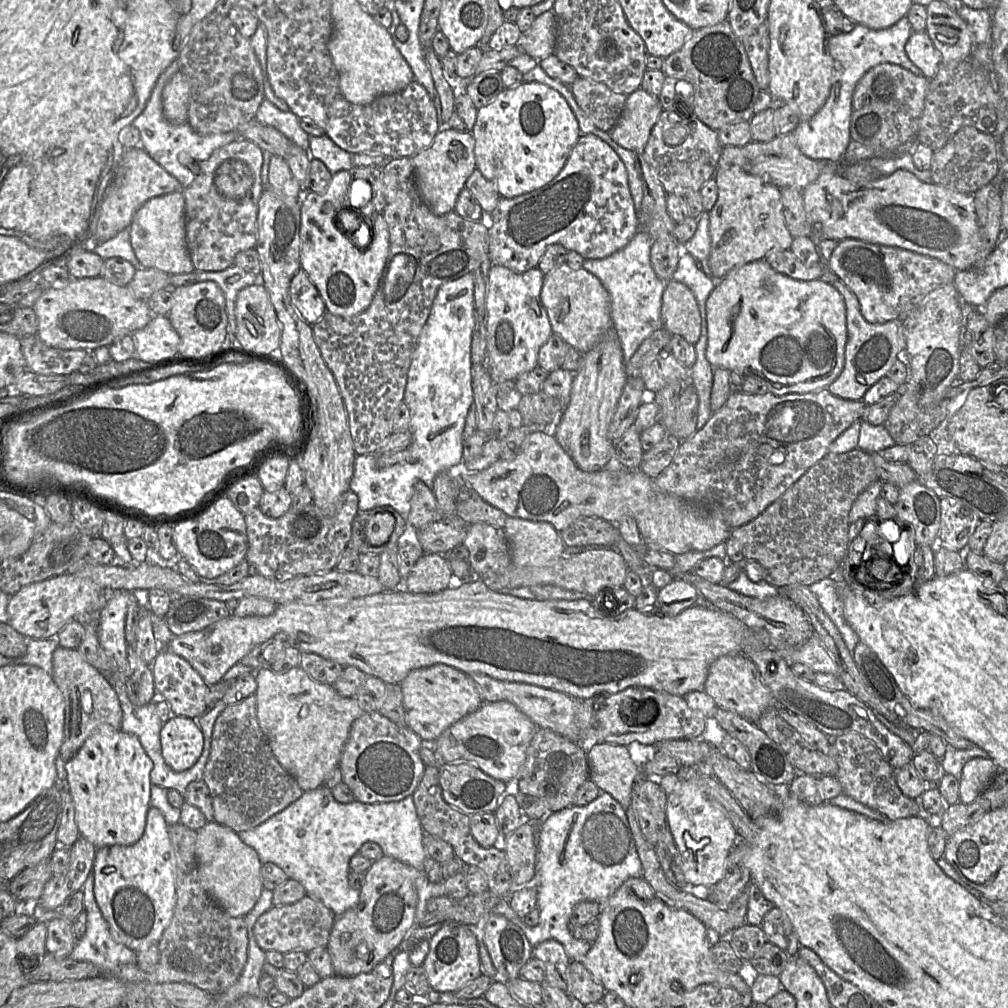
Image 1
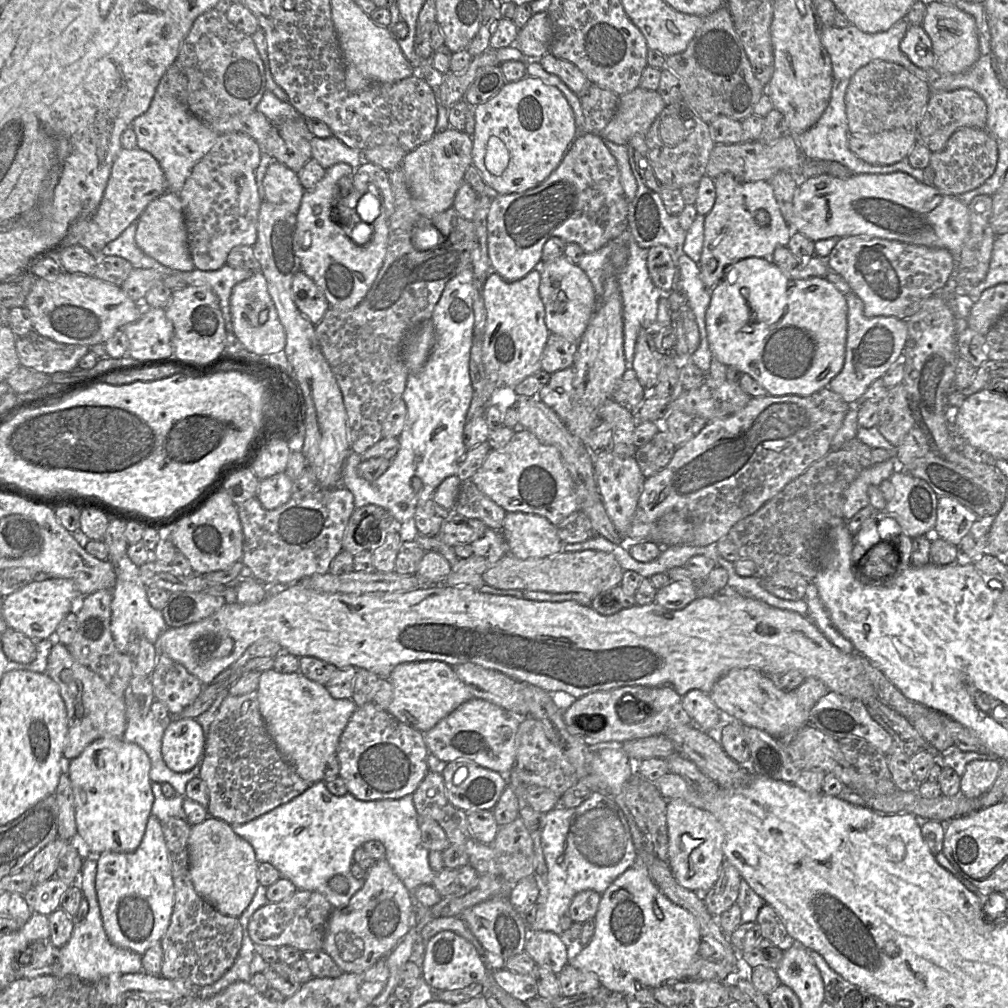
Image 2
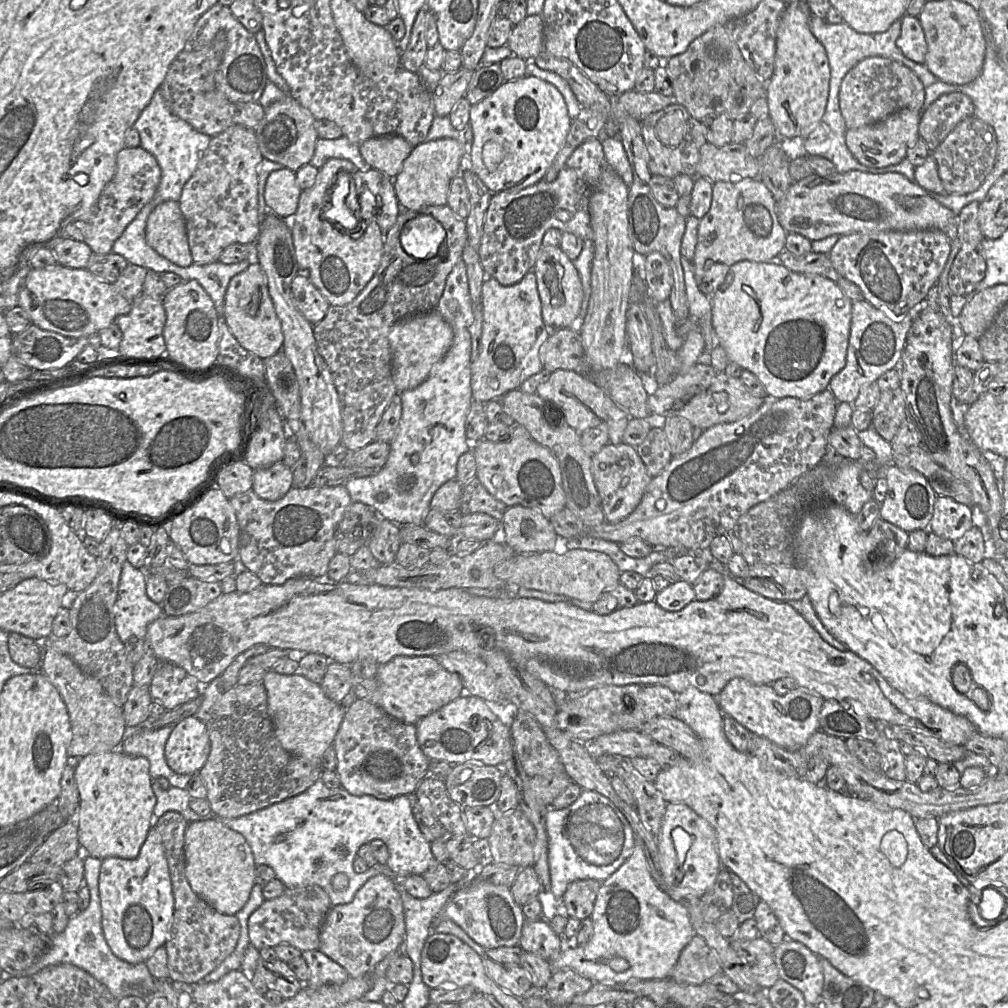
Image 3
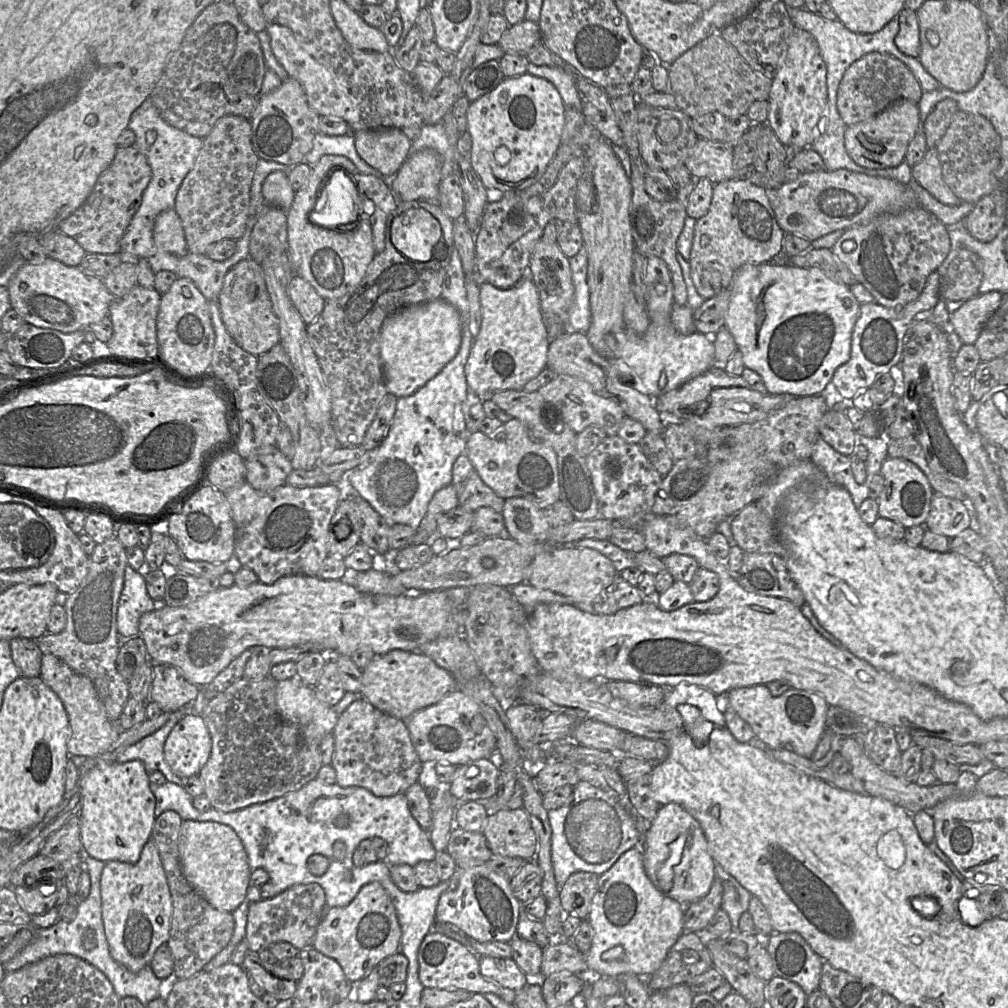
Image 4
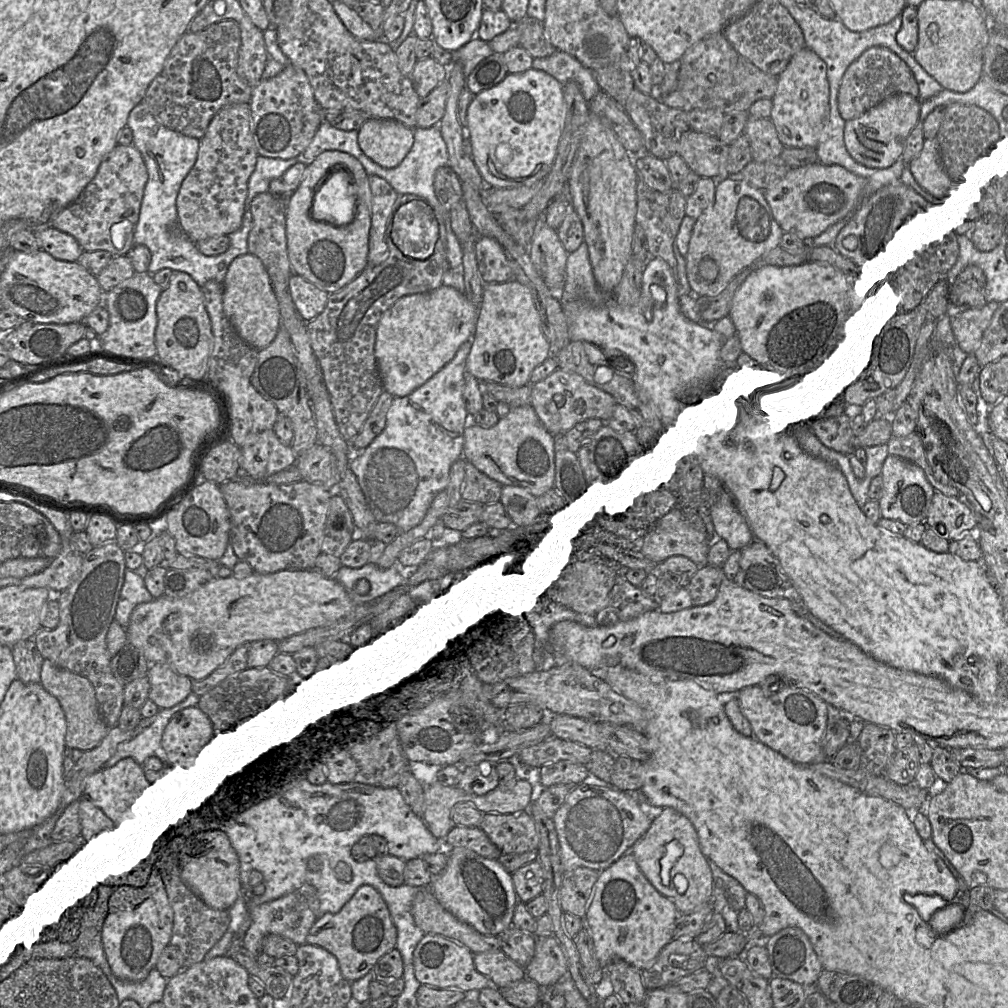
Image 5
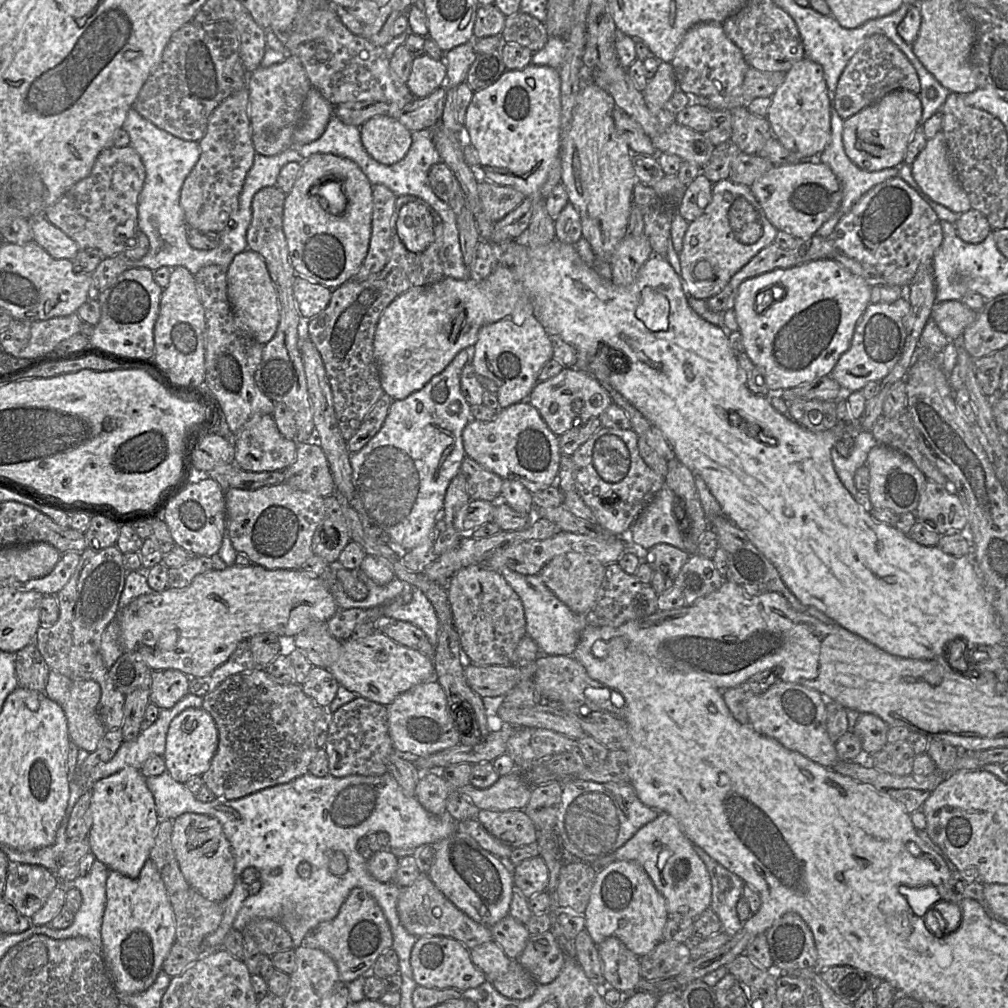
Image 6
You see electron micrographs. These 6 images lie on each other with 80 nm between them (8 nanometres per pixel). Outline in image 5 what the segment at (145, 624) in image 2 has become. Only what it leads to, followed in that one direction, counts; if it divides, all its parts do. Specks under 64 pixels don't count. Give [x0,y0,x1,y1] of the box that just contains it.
[115,569,154,628]

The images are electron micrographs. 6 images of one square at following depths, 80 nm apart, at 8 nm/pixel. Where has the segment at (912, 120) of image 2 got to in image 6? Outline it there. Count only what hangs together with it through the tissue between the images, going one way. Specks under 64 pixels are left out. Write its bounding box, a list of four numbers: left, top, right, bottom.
[835,34,921,120]

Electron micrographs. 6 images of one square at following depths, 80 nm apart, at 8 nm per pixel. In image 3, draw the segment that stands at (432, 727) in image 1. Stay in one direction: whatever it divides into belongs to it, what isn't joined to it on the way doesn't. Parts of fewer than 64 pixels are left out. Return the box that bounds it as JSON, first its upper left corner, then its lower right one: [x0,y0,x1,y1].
[372,656,464,725]

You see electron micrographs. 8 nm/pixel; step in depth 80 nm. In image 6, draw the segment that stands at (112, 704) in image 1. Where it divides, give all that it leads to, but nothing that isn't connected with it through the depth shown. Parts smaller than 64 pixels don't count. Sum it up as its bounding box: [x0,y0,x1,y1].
[44,670,107,753]

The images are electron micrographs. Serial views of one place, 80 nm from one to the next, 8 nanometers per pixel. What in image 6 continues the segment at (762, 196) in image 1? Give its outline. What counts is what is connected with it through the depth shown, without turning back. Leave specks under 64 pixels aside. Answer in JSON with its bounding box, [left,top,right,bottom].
[678,179,778,300]

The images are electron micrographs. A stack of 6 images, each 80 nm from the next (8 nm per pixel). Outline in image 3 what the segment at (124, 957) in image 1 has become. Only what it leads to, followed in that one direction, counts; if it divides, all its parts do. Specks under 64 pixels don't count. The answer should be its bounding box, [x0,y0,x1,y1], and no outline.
[18,856,159,1000]

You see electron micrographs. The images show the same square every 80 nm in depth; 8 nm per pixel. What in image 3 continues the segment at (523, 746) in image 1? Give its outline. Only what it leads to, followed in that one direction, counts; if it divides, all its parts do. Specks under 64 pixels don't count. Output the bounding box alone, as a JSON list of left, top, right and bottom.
[416,693,513,766]

